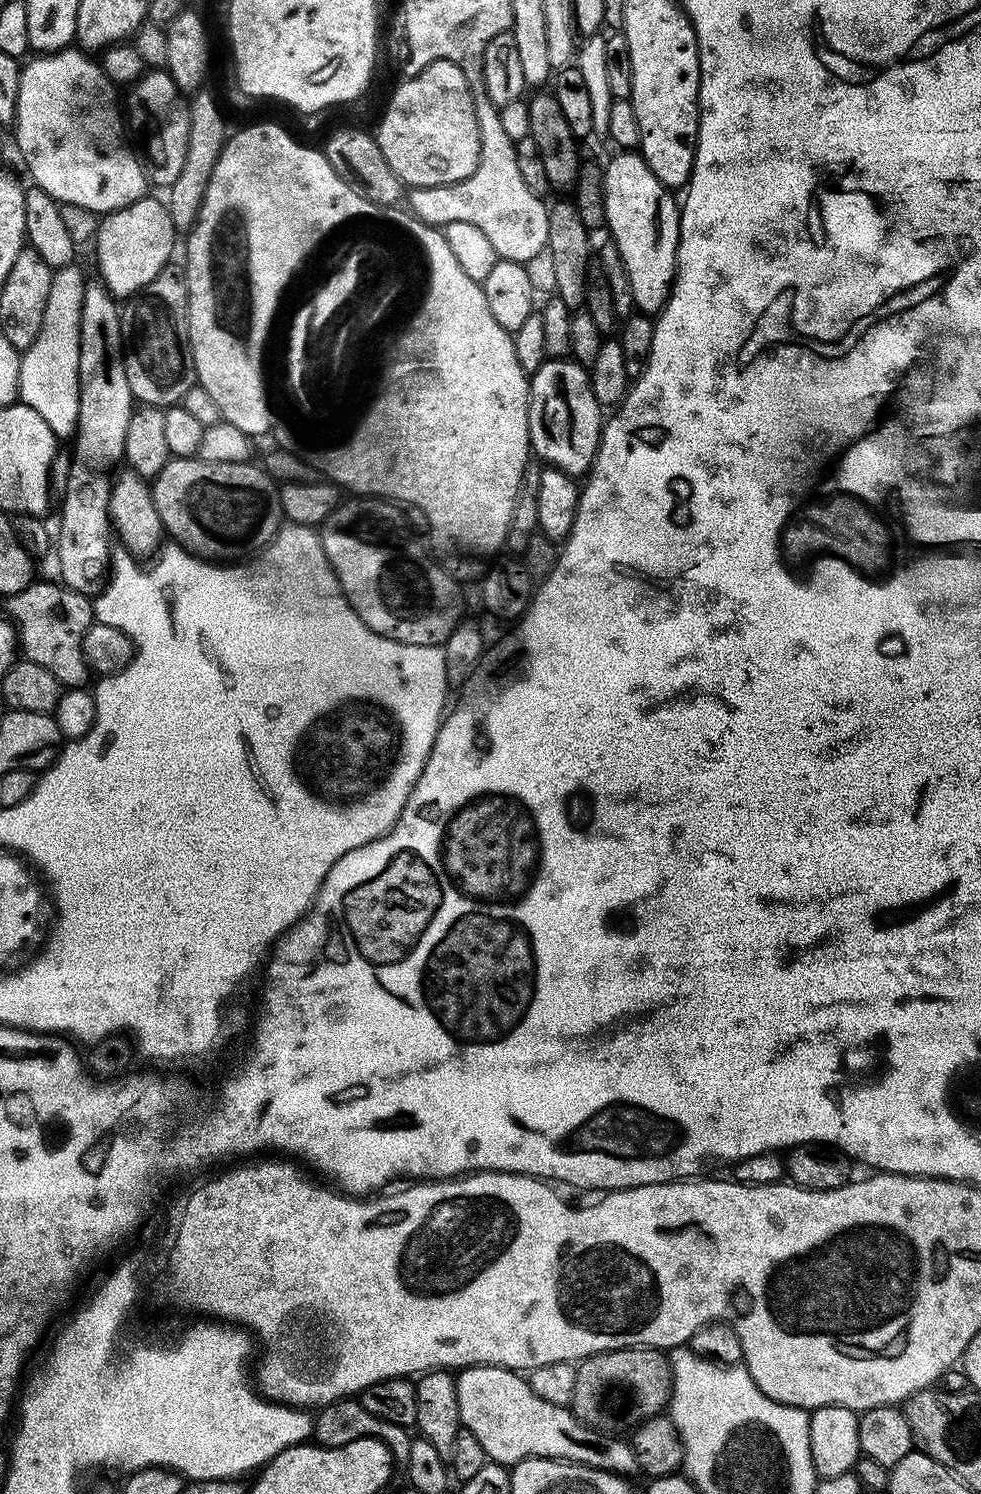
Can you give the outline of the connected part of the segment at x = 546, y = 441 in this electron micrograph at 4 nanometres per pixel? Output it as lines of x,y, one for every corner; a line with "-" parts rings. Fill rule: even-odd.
549,358
545,360
544,365
542,365
537,372
531,373
530,387
528,390
528,442
531,451
535,453
535,455
537,452
537,454
541,456
539,459
543,461
545,465
561,468
563,472
567,472
570,476
575,476
577,478
583,477
585,473
591,469
592,463
596,460
596,451
600,448
600,433
602,431
602,416
600,420
600,412
602,412
602,406
594,398
592,377
589,369
585,367
585,365
578,364
571,358

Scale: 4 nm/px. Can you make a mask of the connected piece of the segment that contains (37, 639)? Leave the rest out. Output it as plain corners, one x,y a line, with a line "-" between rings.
33,582
26,590
7,597
8,612
6,612
6,616
16,626
18,648
23,659
42,666
42,670
50,670
50,674
54,674
54,678
58,678
58,682
65,689
83,688
89,683
87,680
88,676
90,677
90,669
85,664
84,655
80,651
82,650
82,638
86,634
86,630
94,623
92,600
80,592
75,592
72,588
64,587
63,583
55,583

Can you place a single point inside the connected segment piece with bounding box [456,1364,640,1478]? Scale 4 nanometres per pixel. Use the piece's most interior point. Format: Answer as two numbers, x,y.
512,1424

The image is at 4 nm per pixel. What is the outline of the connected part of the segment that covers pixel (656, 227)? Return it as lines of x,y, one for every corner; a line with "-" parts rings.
620,150
615,154
617,156
602,168
606,232
612,235
609,236
611,243
624,248
622,262
626,266
626,278
630,278
636,308
645,314
659,314
676,279
680,209
677,201
672,201
673,193
654,178
639,151

